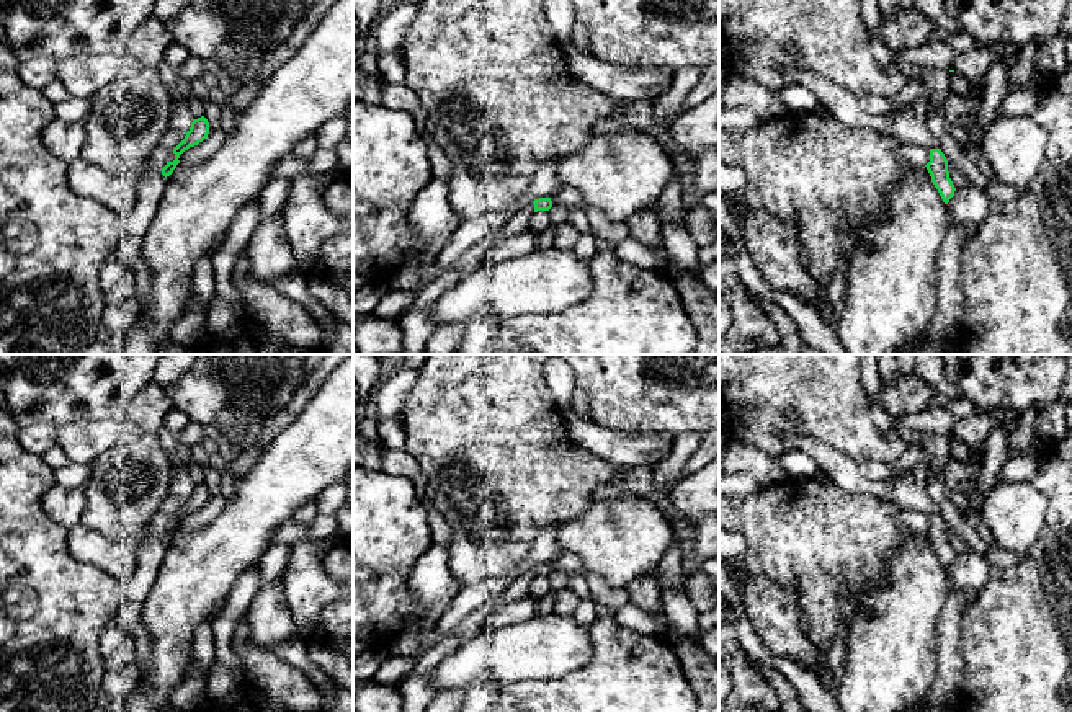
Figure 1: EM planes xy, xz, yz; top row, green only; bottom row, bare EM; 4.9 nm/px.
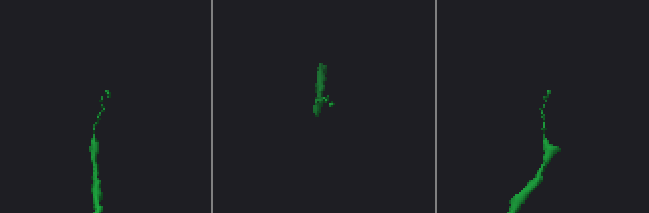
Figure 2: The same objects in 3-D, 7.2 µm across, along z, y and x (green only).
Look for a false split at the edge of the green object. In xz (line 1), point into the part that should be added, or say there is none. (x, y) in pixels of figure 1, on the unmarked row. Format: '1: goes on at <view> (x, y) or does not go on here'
1: does not go on here

